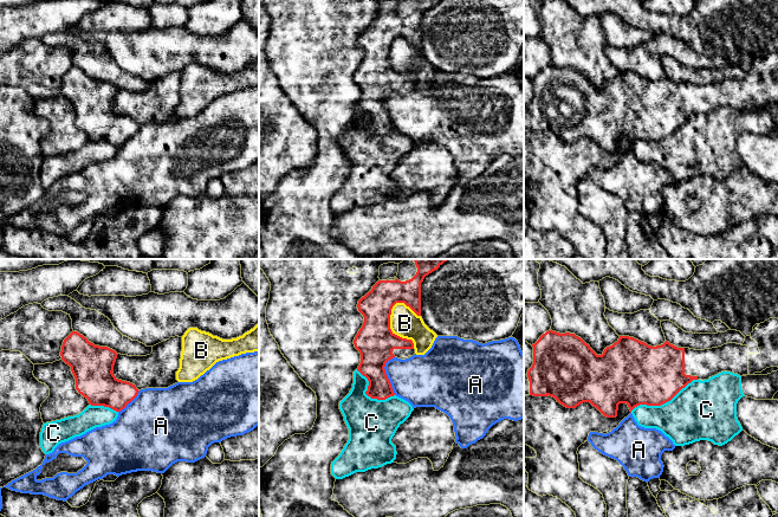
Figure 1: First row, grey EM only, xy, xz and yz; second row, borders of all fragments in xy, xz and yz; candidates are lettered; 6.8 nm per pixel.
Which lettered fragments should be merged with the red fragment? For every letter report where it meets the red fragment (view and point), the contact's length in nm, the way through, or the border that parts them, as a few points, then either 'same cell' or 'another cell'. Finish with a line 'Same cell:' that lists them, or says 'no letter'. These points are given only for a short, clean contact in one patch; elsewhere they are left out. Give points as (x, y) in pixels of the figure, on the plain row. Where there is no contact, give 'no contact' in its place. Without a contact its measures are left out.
A: xz (386, 110) | 260 nm | another cell
B: xz (390, 65) | 340 nm | another cell
C: yz (663, 137) | 500 nm | another cell
Same cell: no letter

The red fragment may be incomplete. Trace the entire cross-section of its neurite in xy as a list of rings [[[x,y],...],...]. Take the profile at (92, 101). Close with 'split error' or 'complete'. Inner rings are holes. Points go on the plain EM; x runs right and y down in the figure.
[[[72,66],[63,77],[61,95],[71,102],[76,124],[91,141],[104,141],[121,147],[138,129],[135,119],[114,110],[117,88],[95,80],[86,72]]]; complete

